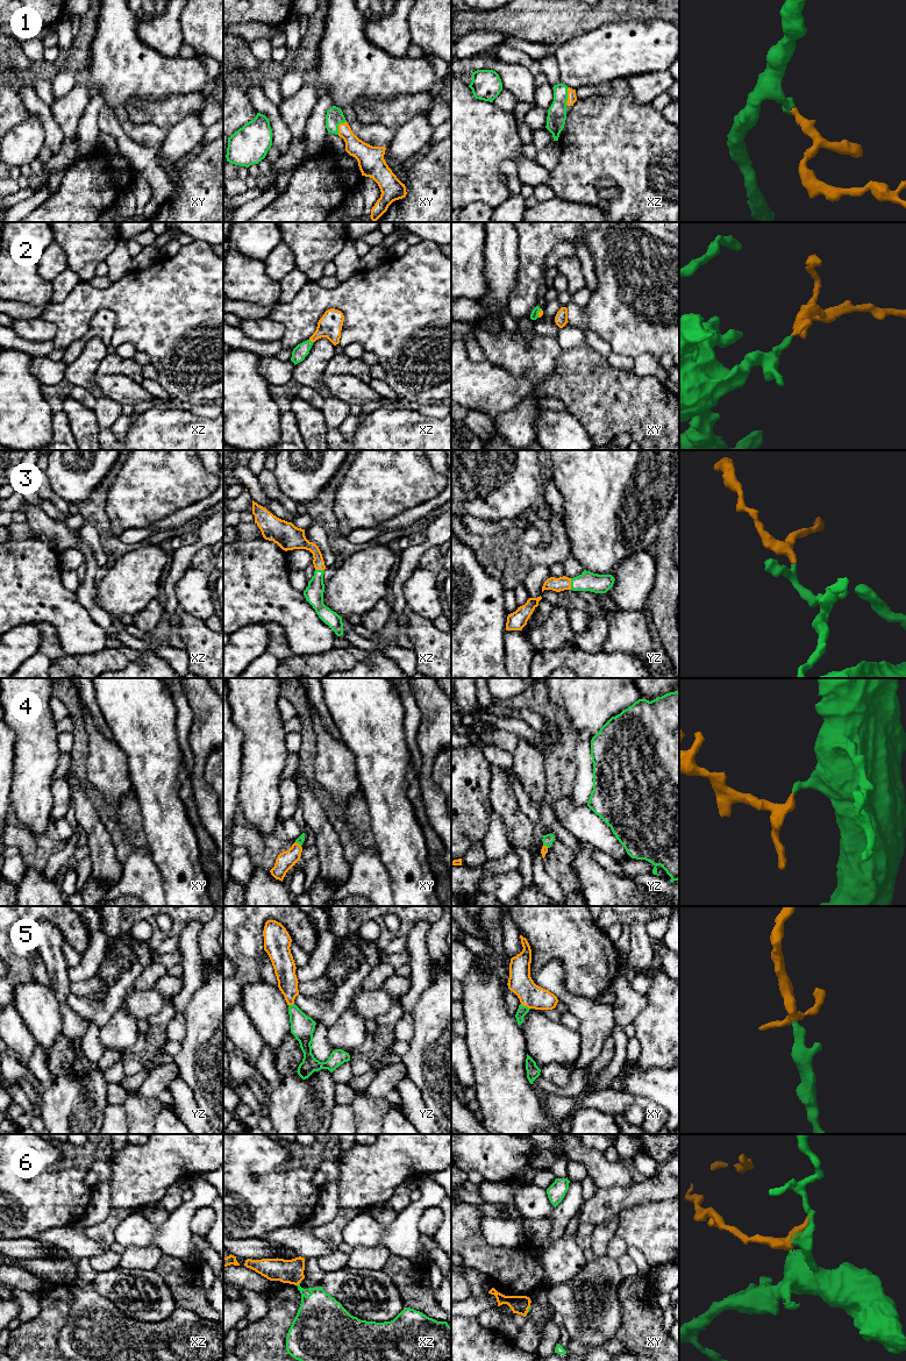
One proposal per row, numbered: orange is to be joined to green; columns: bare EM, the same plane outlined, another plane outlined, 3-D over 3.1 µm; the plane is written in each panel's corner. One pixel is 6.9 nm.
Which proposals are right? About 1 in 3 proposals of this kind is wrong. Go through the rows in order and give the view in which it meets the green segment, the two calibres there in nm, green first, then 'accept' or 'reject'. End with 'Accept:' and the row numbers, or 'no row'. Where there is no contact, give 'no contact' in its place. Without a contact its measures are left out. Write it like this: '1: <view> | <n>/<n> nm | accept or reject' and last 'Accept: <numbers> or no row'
1: xy | 120/140 nm | accept
2: xz | 100/170 nm | accept
3: yz | 140/100 nm | accept
4: xy | 50/120 nm | accept
5: xy | 70/160 nm | accept
6: xz | 280/160 nm | accept
Accept: 1, 2, 3, 4, 5, 6

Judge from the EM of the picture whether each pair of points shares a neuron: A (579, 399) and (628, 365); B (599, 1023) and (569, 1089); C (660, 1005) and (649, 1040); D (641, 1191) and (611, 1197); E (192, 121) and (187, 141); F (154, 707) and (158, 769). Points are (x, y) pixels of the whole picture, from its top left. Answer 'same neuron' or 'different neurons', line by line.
A: different neurons
B: different neurons
C: same neuron
D: same neuron
E: same neuron
F: same neuron

